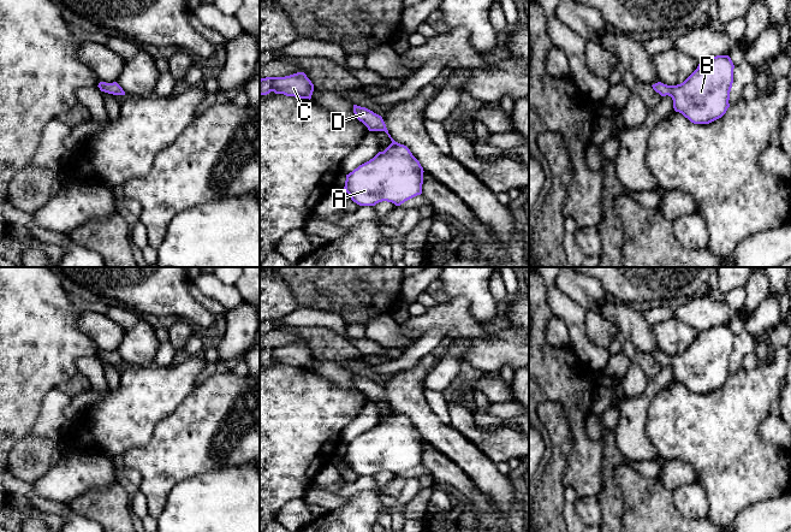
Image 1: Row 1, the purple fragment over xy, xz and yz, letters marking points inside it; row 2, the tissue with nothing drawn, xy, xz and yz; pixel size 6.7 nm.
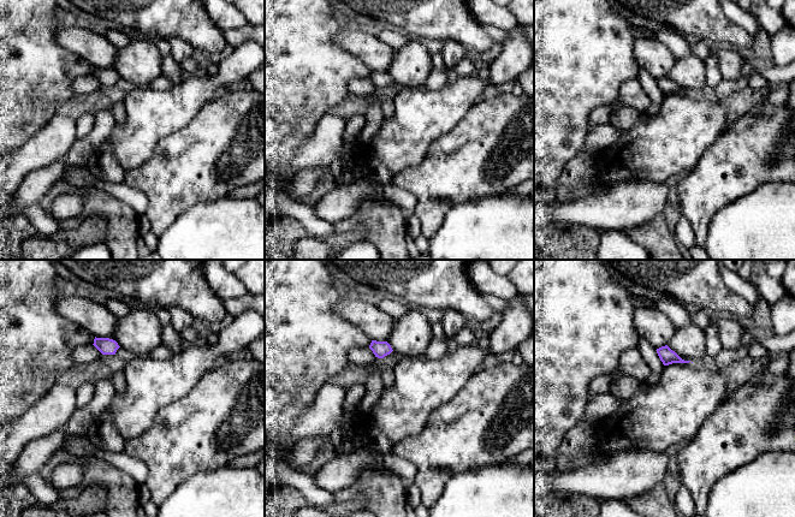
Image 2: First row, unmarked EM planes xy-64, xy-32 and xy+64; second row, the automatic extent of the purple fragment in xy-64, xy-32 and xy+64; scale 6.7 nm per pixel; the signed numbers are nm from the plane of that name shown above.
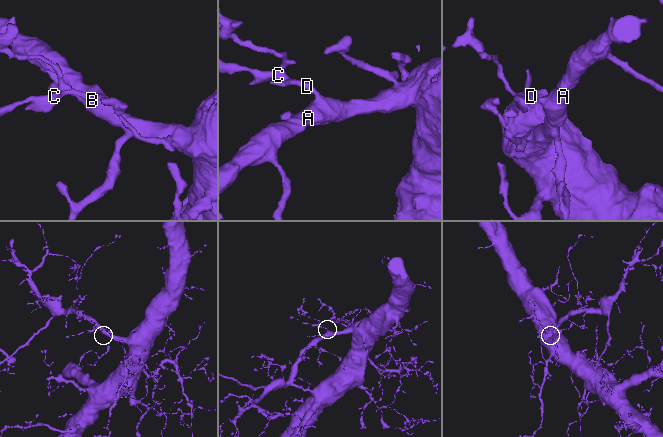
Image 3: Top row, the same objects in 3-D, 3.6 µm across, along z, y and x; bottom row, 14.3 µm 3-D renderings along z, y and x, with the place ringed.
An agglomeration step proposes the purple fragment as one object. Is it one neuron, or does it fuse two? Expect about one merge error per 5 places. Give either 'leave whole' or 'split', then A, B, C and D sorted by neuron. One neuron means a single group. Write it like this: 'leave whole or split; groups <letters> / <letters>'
leave whole; groups A B C D

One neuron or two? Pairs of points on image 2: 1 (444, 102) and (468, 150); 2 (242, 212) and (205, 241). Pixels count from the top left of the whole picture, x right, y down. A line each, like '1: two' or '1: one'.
1: two
2: one

